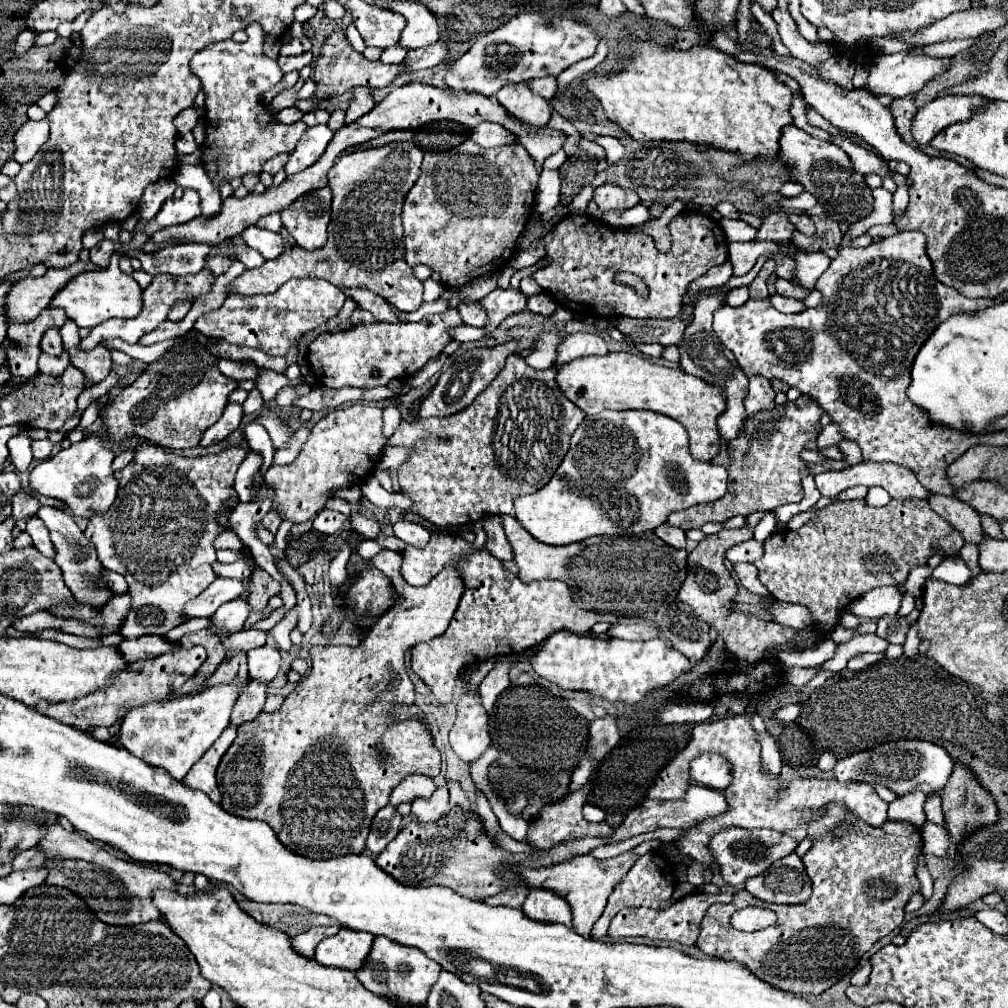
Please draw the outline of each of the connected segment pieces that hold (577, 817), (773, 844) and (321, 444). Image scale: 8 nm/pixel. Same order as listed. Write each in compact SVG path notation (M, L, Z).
M589 777L589 781L585 785L581 785L581 789L573 791L567 799L559 801L559 803L551 803L551 805L545 805L543 811L541 811L541 817L537 821L533 821L529 825L529 831L527 831L527 843L535 845L535 847L553 847L555 843L559 841L567 841L567 839L577 839L577 837L585 837L585 835L609 835L609 825L605 821L601 823L591 823L583 817L581 809L591 793L591 787L593 787L593 777Z
M727 829L721 831L719 835L715 835L711 839L711 851L715 855L715 861L721 869L721 875L725 879L727 885L741 885L745 883L745 879L763 873L773 861L781 859L783 855L789 855L791 851L795 851L797 841L791 839L789 835L779 835L777 831L771 829L759 829L759 831L743 831L743 829Z
M351 405L331 411L315 423L299 457L283 467L269 467L265 481L273 489L273 509L293 525L313 519L329 501L333 491L345 485L363 485L389 445L383 435L383 409L373 405Z

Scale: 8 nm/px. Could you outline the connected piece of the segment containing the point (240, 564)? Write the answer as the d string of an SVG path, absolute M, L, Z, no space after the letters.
M239 559L235 563L215 563L215 573L221 577L235 577L247 581L251 577L249 559Z

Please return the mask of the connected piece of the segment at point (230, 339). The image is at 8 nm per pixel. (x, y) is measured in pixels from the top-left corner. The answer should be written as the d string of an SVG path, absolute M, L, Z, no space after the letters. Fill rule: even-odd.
M291 279L271 295L229 295L217 311L199 317L193 329L209 339L223 339L231 345L253 347L275 357L285 355L307 331L319 327L329 317L335 317L345 299L345 293L325 279Z

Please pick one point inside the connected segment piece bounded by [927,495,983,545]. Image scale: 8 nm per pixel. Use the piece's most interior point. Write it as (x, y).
(960, 515)

